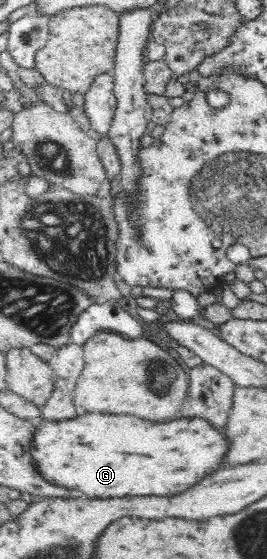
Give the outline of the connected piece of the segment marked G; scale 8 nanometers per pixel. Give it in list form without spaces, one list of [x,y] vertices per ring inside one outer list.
[[[88,413],[84,417],[74,417],[74,419],[66,419],[59,422],[53,422],[41,417],[34,421],[33,434],[31,435],[29,454],[31,457],[31,465],[35,472],[46,483],[60,489],[70,489],[74,493],[80,493],[88,499],[118,499],[118,497],[144,497],[144,495],[170,495],[170,493],[180,493],[184,489],[188,489],[190,485],[194,485],[198,479],[202,479],[208,471],[214,471],[220,461],[222,455],[226,453],[227,441],[225,437],[220,435],[218,431],[210,429],[209,422],[205,419],[194,419],[194,421],[172,421],[172,423],[150,423],[150,421],[142,421],[136,417],[128,417],[128,415],[102,415],[102,413]]]

